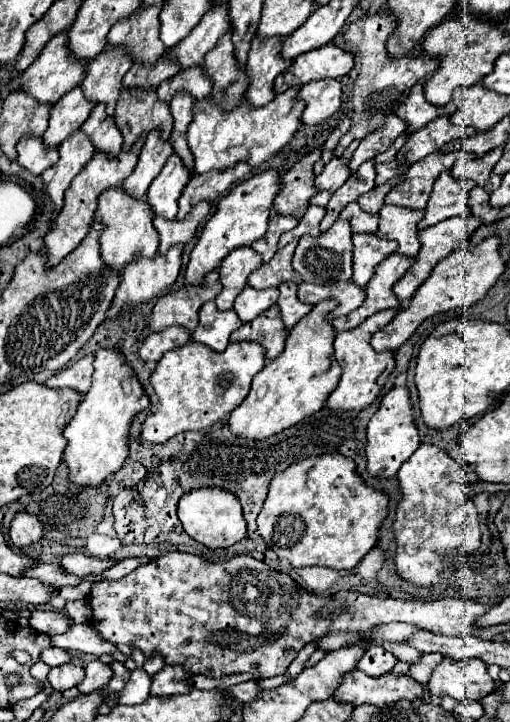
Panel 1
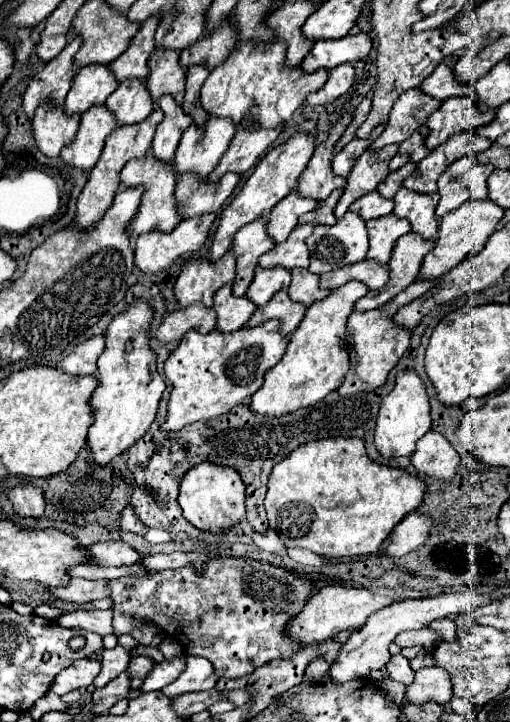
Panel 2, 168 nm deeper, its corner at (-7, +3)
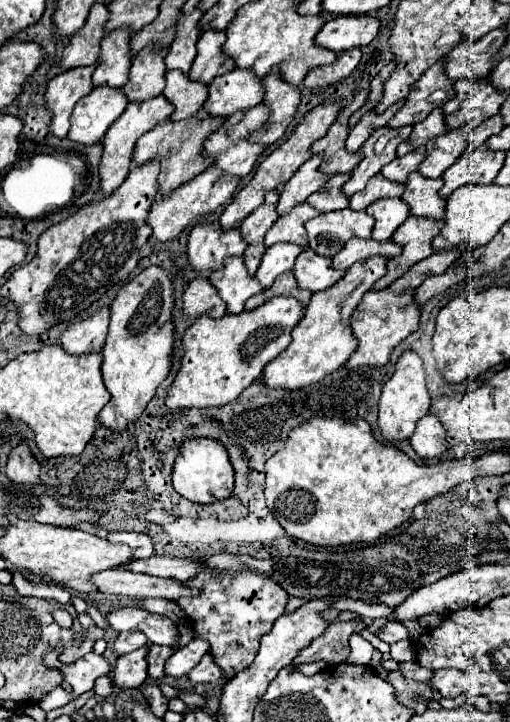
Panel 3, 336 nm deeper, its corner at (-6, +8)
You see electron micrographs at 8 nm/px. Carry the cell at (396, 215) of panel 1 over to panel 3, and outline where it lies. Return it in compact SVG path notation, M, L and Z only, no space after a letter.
M411 172L403 200L409 204L413 216L425 216L425 218L443 218L445 216L445 204L447 200L439 196L439 190L443 186L443 178L425 178L421 172Z

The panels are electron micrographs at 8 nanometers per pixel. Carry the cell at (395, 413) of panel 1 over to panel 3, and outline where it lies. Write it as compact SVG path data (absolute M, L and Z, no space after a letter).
M405 350L395 364L393 376L387 380L383 386L381 398L379 398L379 428L385 440L395 442L395 440L407 440L415 432L415 424L429 414L429 392L425 386L425 370L423 370L423 360L419 358L417 352Z

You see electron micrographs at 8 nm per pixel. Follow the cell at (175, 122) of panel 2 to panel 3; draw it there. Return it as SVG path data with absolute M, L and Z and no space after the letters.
M179 70L167 72L167 86L163 94L175 106L171 120L187 120L187 118L207 118L207 110L203 108L203 100L207 100L209 86L195 84L187 74Z

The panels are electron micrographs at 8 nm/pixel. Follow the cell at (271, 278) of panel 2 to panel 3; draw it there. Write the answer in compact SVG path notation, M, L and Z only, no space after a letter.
M275 244L271 248L267 248L263 260L261 260L261 266L257 270L257 280L261 282L263 288L269 288L275 278L287 270L293 268L295 264L295 258L303 252L303 248L299 248L299 244Z

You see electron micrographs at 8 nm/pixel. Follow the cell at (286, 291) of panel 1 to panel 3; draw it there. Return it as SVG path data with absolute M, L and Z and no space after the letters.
M305 248L297 256L293 272L295 272L299 288L307 288L311 292L321 292L333 286L345 274L343 270L333 268L331 258L319 256L317 252L311 252L311 248Z

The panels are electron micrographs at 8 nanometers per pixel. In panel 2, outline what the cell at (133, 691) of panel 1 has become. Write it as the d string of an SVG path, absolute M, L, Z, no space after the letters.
M182 655L182 657L176 657L176 659L172 659L172 661L162 661L162 663L158 663L158 665L152 669L152 673L144 679L140 691L146 693L146 691L158 691L158 689L166 687L168 683L172 683L172 681L180 675L182 669L184 669L184 655Z

